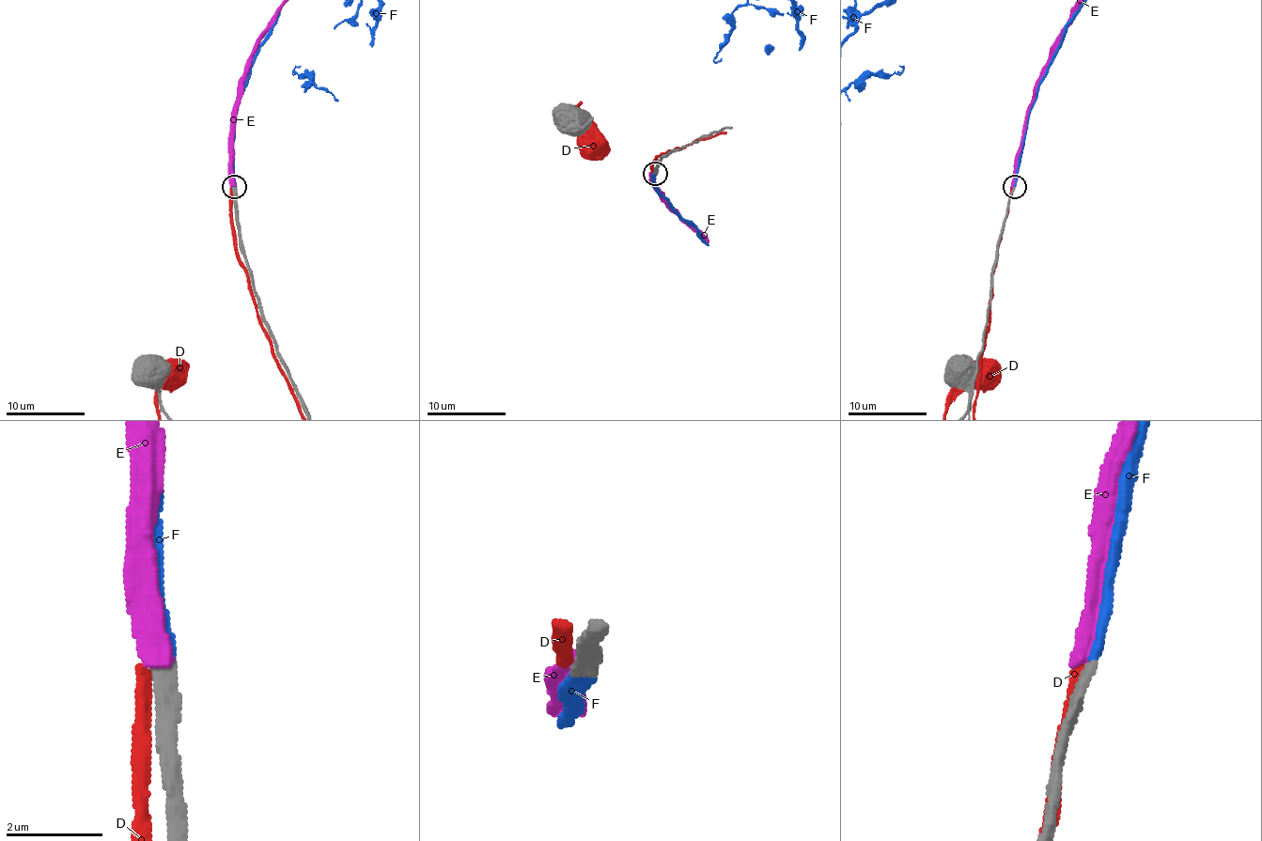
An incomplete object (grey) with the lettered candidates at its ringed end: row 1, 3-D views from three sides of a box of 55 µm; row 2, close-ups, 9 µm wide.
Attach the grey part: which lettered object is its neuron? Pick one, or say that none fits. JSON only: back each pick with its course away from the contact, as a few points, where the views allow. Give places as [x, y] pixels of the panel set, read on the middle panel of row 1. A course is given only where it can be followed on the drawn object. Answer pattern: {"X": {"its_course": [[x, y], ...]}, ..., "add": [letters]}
{"add": ["F"]}

